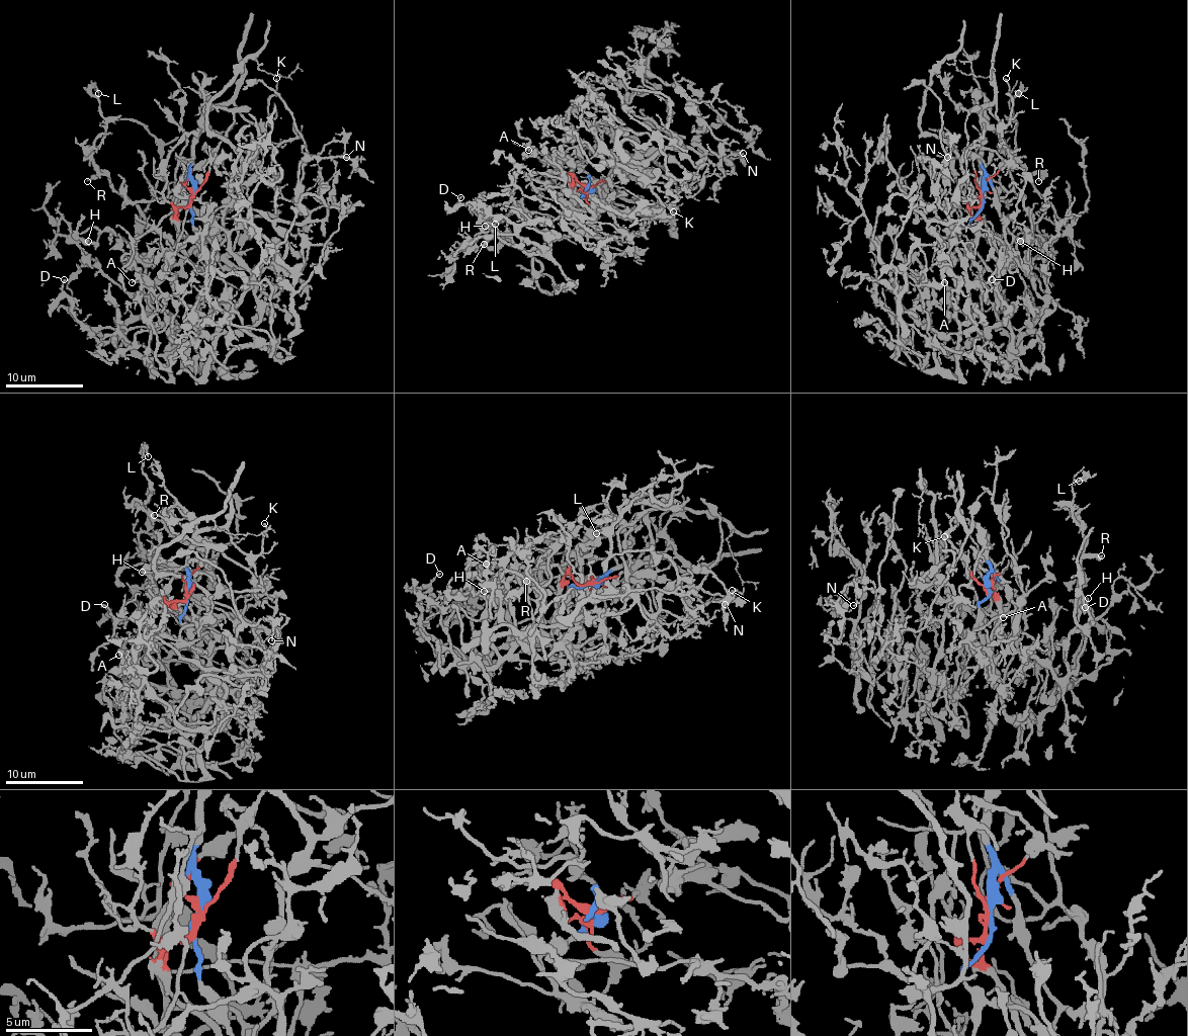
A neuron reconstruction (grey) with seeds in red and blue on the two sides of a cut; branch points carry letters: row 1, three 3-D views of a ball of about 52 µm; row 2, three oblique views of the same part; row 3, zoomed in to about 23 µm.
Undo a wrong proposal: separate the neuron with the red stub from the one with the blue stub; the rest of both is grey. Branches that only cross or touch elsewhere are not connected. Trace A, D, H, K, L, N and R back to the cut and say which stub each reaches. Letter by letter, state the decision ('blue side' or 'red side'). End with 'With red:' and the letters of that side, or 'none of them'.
A: red side
D: red side
H: red side
K: blue side
L: red side
N: red side
R: red side
With red: A, D, H, L, N, R

